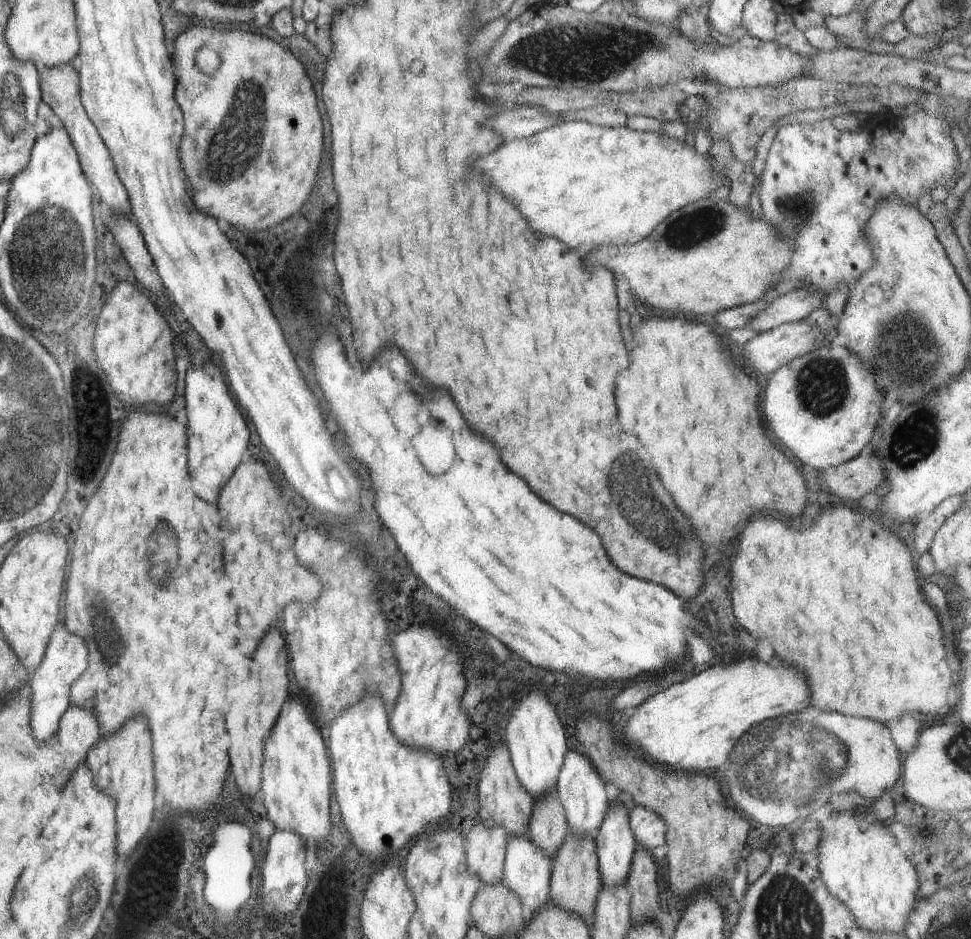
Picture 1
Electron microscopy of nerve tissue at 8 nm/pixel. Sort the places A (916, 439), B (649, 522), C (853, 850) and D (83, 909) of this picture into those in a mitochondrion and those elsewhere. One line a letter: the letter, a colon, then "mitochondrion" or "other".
A: mitochondrion
B: mitochondrion
C: other
D: mitochondrion

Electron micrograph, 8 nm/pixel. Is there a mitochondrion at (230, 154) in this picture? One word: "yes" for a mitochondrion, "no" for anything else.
yes

